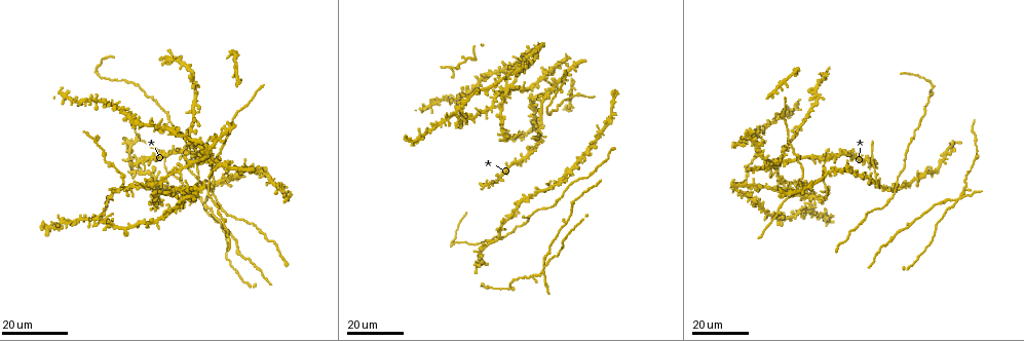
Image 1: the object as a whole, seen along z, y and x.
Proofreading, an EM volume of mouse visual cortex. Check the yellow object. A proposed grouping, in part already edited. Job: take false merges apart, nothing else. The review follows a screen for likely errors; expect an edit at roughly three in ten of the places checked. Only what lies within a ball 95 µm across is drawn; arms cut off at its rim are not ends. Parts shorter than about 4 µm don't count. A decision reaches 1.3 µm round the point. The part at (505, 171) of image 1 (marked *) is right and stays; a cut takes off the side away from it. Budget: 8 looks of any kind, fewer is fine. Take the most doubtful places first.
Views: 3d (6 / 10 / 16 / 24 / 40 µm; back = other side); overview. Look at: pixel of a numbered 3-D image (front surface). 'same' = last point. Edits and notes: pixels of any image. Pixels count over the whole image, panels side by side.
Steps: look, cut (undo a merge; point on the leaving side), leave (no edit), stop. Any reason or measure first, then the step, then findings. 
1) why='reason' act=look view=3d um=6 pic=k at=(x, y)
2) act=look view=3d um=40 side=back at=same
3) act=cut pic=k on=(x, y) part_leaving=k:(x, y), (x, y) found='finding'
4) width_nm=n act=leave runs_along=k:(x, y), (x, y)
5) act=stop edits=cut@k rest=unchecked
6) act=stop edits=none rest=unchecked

why='looks like a crossing' act=look view=3d um=24 pic=1 at=(195, 153)

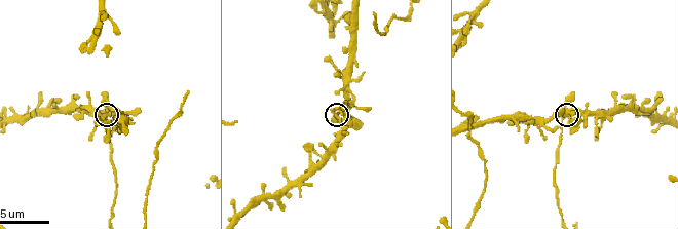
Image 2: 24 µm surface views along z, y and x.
why='closer look' act=look view=3d um=10 pic=2 at=(107, 114)

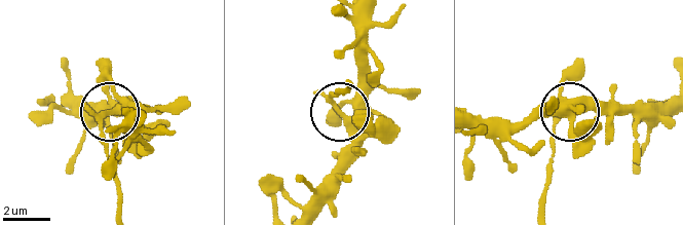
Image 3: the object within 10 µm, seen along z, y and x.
act=cut pic=3 on=(102, 141) part_leaving=3:(110, 112), (101, 139), (118, 210) found='a second cell is stuck on'

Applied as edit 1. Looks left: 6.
why='small branch off a trunk' act=look view=3d um=24 pic=1 at=(544, 270)

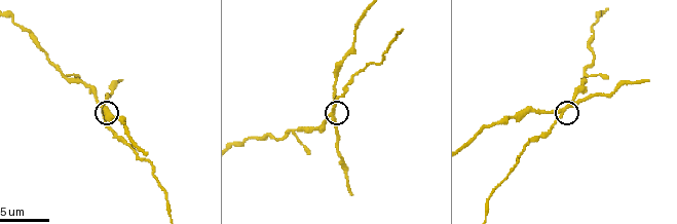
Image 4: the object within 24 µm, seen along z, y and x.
act=look view=3d um=10 pic=4 at=(561, 112)

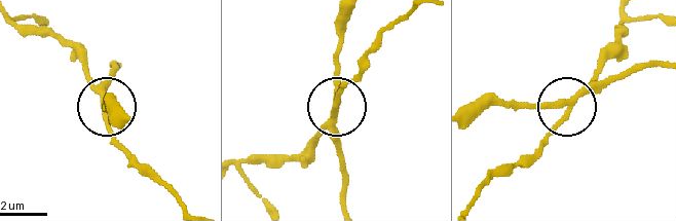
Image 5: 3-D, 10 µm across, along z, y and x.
arms=3 act=leave runs_along=5:(628, 11), (610, 59), (524, 157) found='one cell here'

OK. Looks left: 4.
why='a fork' act=look view=3d um=24 pic=1 at=(906, 159)

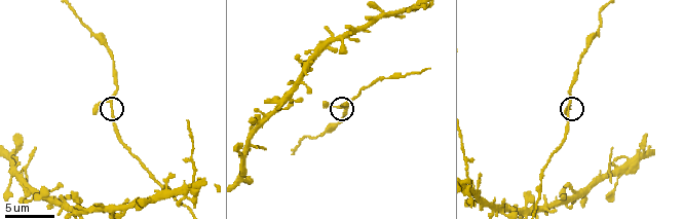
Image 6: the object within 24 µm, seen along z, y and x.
act=look view=3d um=6 pic=6 at=(110, 99)

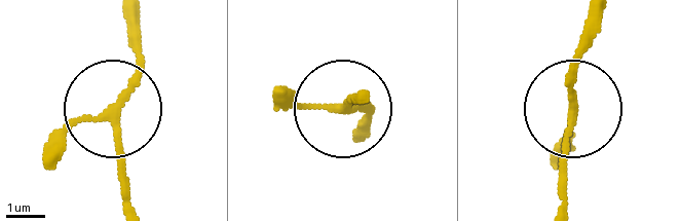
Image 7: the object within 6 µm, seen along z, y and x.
width_nm=170 act=leave found='one cell here'

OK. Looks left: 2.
why='calibre changes' act=look view=3d um=16 pic=2 at=(235, 120)

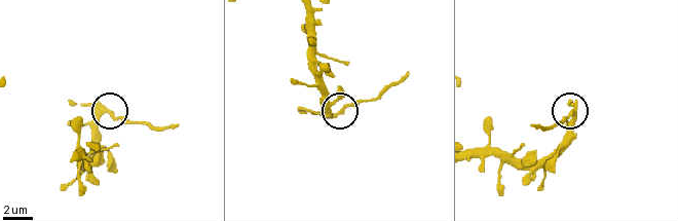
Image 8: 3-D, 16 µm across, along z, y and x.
act=cut pic=8 on=(126, 121) part_leaving=8:(110, 113), (160, 129), (178, 124) found='a second cell is stuck on'

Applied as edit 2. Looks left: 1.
act=stop edits=cut@3,cut@8 rest=unchecked

